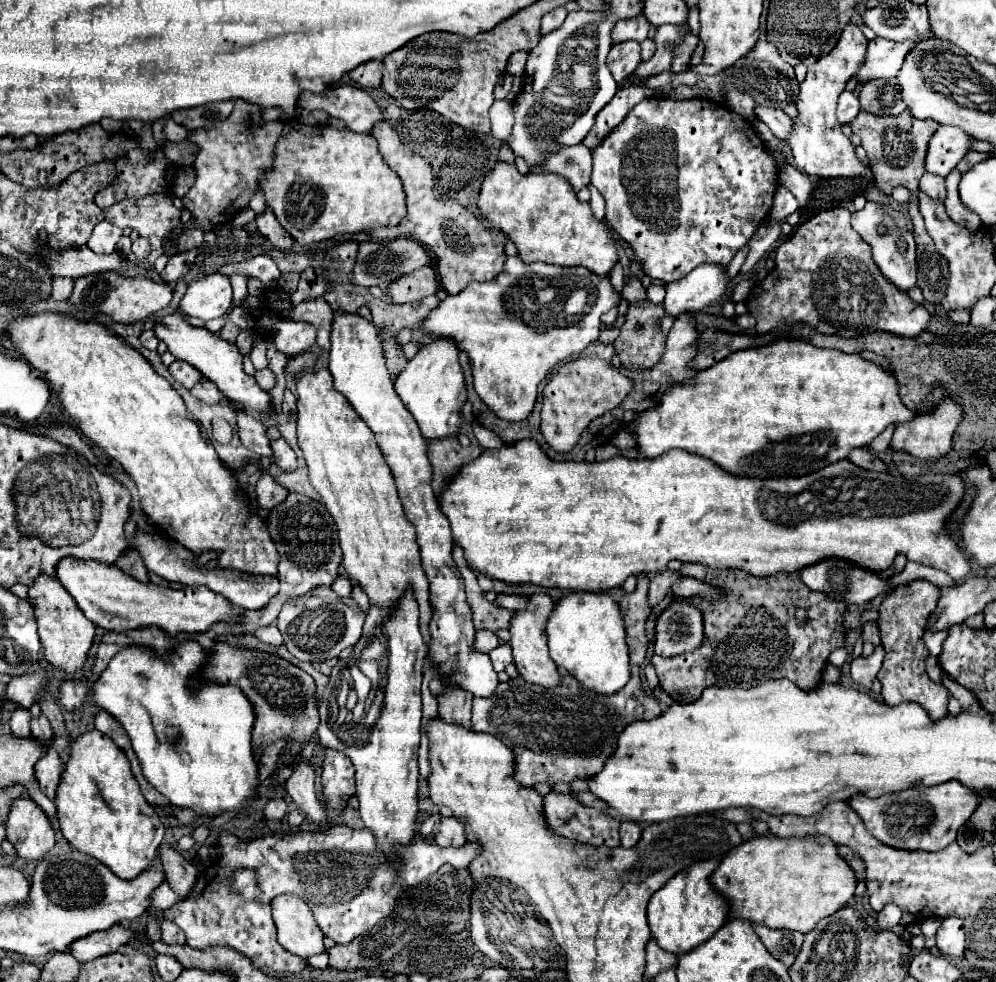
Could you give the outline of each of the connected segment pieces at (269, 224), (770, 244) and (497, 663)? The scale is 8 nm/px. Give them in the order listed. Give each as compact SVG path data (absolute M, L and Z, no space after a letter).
M268 206L262 214L256 216L256 226L262 236L266 236L274 246L278 246L282 250L290 250L296 244L290 238L290 234L280 226L280 222L276 222L276 216L272 214L272 210L268 210Z
M769 219L759 226L748 242L749 253L739 274L748 273L754 265L776 245L781 235L781 222Z
M500 644L496 650L492 650L490 654L490 660L492 660L492 666L496 672L502 672L508 664L512 664L512 650L508 644Z

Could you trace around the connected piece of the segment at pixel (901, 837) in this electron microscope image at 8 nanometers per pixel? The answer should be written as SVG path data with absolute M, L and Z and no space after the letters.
M944 782L940 786L916 786L906 792L884 794L880 798L866 798L856 794L848 804L864 820L866 830L886 846L900 850L936 852L956 840L958 828L972 816L978 806L978 796L960 782Z

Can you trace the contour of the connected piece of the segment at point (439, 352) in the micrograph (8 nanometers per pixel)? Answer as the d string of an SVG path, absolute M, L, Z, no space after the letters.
M438 338L432 344L420 348L418 354L393 380L396 393L418 422L420 432L428 442L456 436L460 430L460 410L466 402L466 386L462 368L458 364L458 354L460 352L454 342Z

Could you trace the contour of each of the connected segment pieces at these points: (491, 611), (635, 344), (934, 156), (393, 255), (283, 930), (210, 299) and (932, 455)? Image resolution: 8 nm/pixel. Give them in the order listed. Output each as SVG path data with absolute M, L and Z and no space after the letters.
M454 546L454 562L464 578L464 584L466 584L466 598L468 598L468 604L472 606L476 630L488 628L488 630L496 632L498 628L508 628L512 612L506 608L500 608L498 604L490 604L482 598L482 590L478 586L476 574L474 574L474 570L470 570L460 546Z
M636 304L628 310L620 336L614 340L614 348L624 368L650 370L664 354L666 336L660 332L658 318L666 316L662 304Z
M940 126L930 140L926 156L926 172L946 178L960 158L972 150L972 136L956 126Z
M398 238L384 244L378 242L360 242L360 254L356 254L356 264L352 270L352 284L358 286L378 286L382 282L394 282L422 266L430 266L432 258L428 256L428 250L424 250L422 244L410 238Z
M280 894L272 900L272 920L278 928L278 942L288 952L308 960L324 950L324 934L308 904L294 894Z
M210 274L188 284L178 310L184 316L196 316L202 320L220 318L232 304L232 286L228 276Z
M944 400L944 402L940 402L940 408L934 414L916 416L908 422L896 424L892 440L890 440L890 448L908 452L908 454L912 454L914 458L920 458L920 460L938 460L952 450L952 434L958 426L960 418L962 418L962 406L956 404L954 400L950 400L950 402Z

